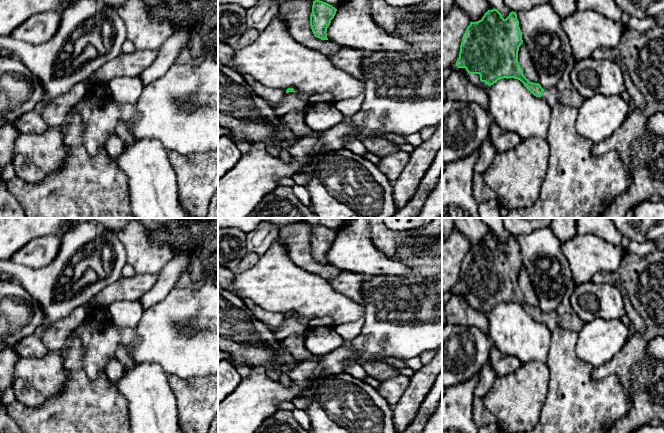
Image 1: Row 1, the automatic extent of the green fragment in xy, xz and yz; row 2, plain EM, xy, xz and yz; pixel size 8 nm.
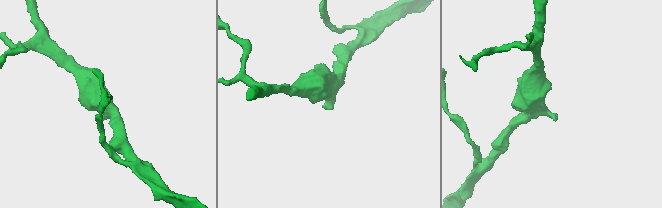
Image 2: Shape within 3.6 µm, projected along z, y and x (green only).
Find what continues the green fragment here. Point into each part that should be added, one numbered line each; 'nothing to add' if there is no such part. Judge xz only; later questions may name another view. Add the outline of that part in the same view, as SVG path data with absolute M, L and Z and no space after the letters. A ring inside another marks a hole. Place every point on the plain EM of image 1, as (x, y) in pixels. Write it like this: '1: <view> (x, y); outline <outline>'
1: xz (292, 326); outline M294 316L286 317L284 324L279 328L270 329L274 334L275 338L281 342L285 338L292 336L292 335L306 335L309 332L309 327L304 323L300 322Z

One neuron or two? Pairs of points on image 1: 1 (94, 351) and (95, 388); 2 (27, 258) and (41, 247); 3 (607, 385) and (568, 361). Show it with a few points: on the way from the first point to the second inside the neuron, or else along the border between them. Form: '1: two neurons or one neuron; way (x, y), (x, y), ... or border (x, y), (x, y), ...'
1: two neurons; border (82, 359), (84, 372), (91, 379), (105, 375)
2: one neuron; way (30, 255), (33, 255), (38, 250)
3: one neuron; way (597, 386), (592, 386), (577, 371)

